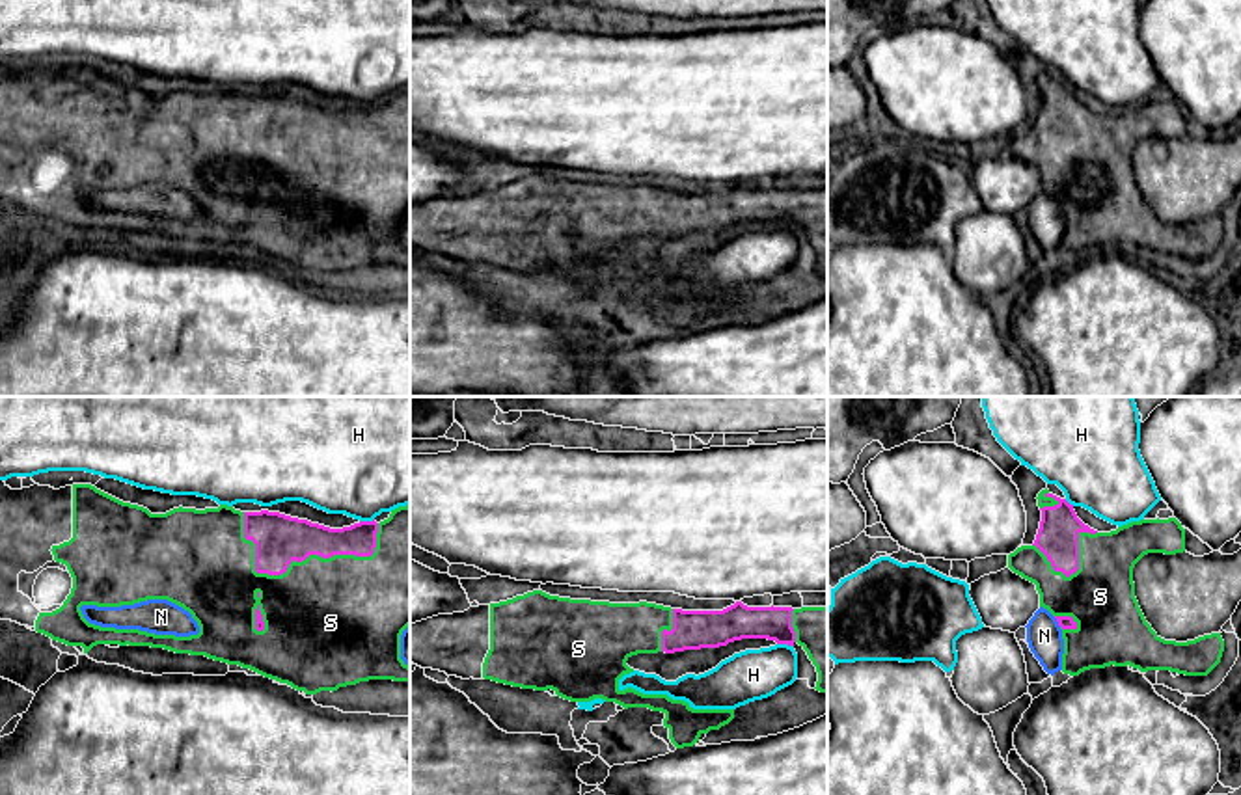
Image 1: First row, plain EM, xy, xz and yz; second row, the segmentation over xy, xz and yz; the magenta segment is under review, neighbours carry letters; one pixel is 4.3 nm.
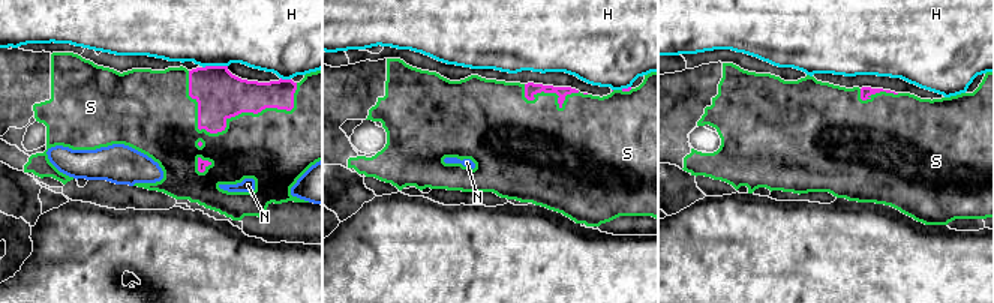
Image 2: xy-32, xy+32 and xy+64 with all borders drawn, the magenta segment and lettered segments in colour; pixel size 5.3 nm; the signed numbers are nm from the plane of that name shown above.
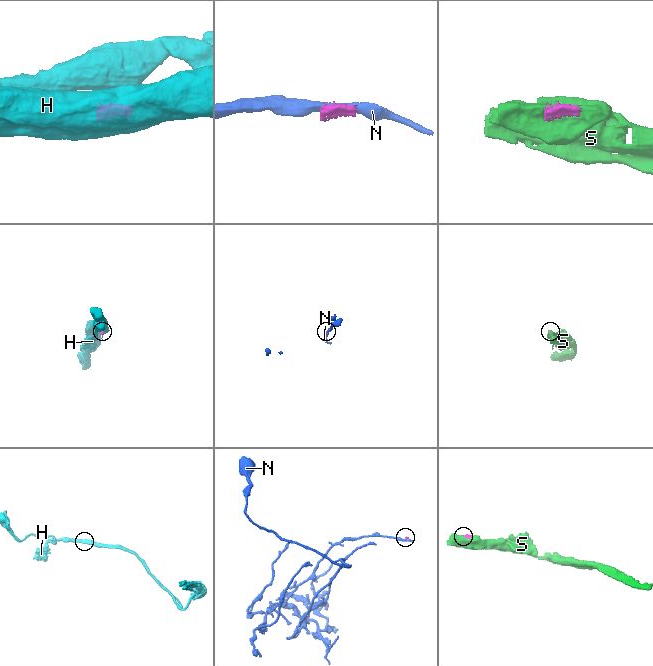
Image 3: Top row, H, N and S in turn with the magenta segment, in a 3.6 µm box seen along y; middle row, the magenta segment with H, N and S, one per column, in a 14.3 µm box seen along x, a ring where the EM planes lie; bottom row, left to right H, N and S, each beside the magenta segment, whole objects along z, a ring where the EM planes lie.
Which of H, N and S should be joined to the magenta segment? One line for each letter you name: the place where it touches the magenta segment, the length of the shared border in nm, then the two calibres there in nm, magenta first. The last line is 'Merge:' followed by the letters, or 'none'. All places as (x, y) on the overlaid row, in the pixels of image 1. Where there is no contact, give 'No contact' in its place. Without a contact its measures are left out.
S: Touches magenta at xy (308, 555). Shared border 600 nm. Thickness 220 nm (magenta) against 460 nm
Merge: S

